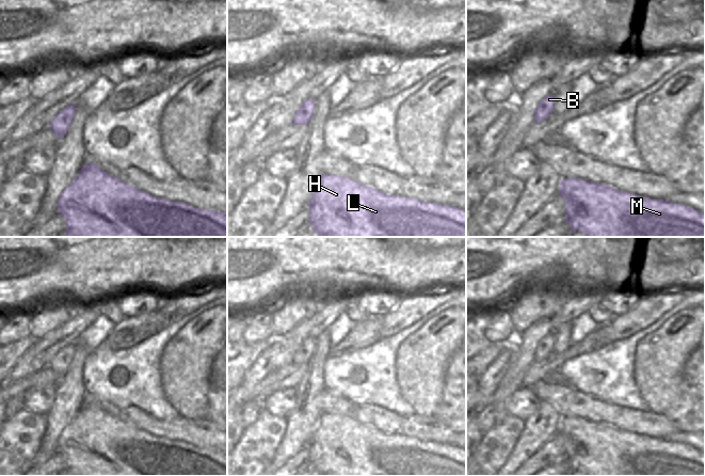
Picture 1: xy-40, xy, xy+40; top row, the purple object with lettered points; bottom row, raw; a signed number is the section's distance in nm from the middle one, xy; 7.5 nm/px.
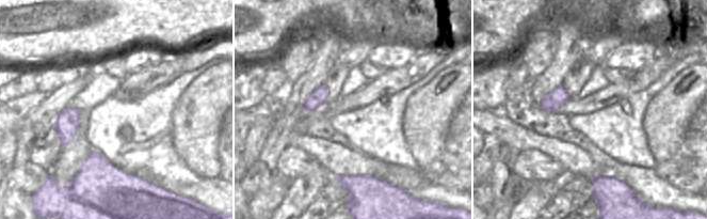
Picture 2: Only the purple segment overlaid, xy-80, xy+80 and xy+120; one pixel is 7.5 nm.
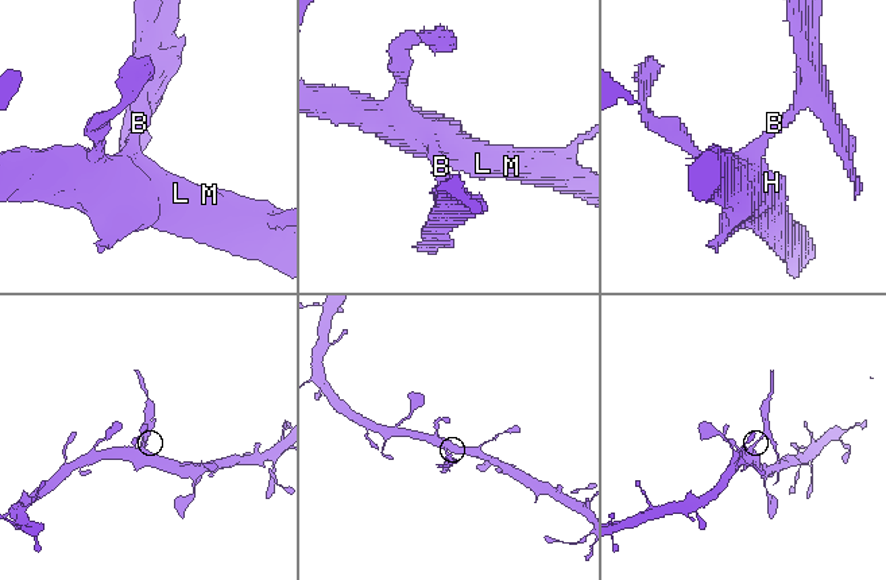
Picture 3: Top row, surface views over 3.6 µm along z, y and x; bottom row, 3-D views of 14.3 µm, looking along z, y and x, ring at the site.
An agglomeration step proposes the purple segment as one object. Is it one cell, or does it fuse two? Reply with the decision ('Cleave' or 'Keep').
Cleave.

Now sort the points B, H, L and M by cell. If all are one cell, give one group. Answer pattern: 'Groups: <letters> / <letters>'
Groups: B / H L M.

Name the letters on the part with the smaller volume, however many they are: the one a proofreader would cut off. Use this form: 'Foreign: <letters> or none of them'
Foreign: B.

